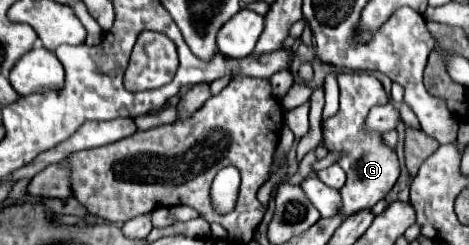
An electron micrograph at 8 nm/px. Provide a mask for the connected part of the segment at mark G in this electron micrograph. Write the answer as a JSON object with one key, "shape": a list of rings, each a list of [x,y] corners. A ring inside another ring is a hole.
{"shape":[[[339,74],[339,112],[323,122],[323,142],[329,150],[341,150],[343,156],[339,166],[347,174],[345,186],[339,190],[341,208],[339,214],[343,218],[353,216],[365,208],[375,206],[385,194],[393,188],[399,178],[399,160],[397,154],[381,142],[381,136],[363,136],[363,120],[369,110],[377,104],[387,104],[389,98],[381,86],[381,82],[371,74]]]}

